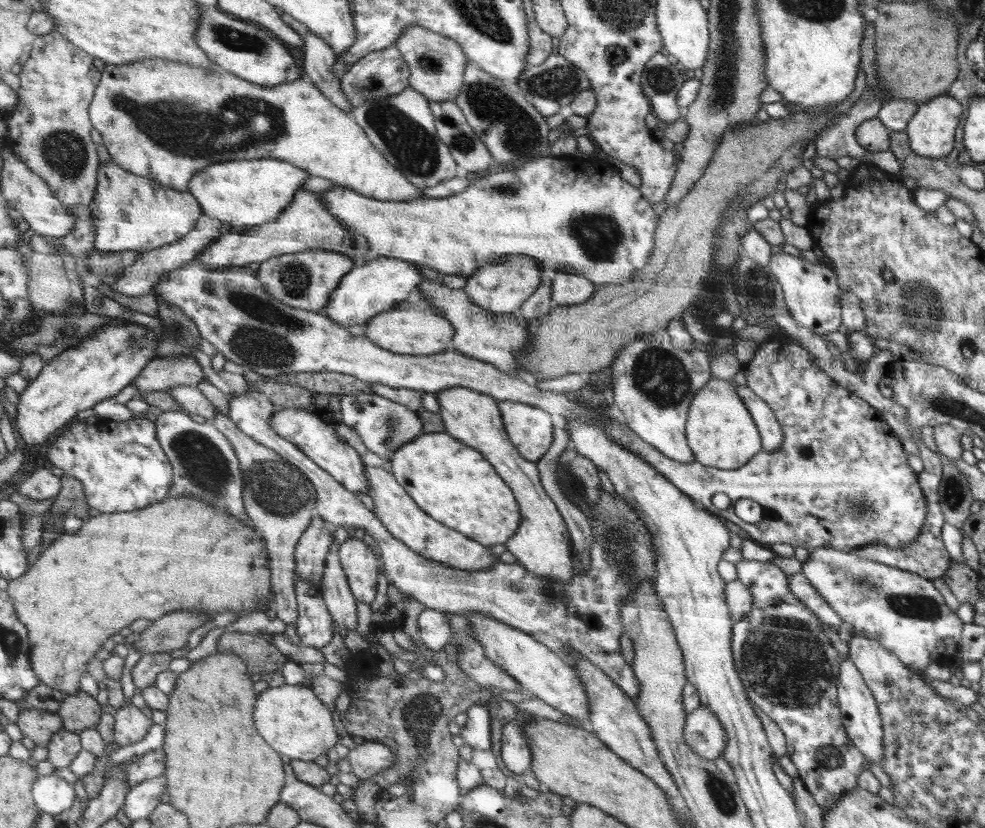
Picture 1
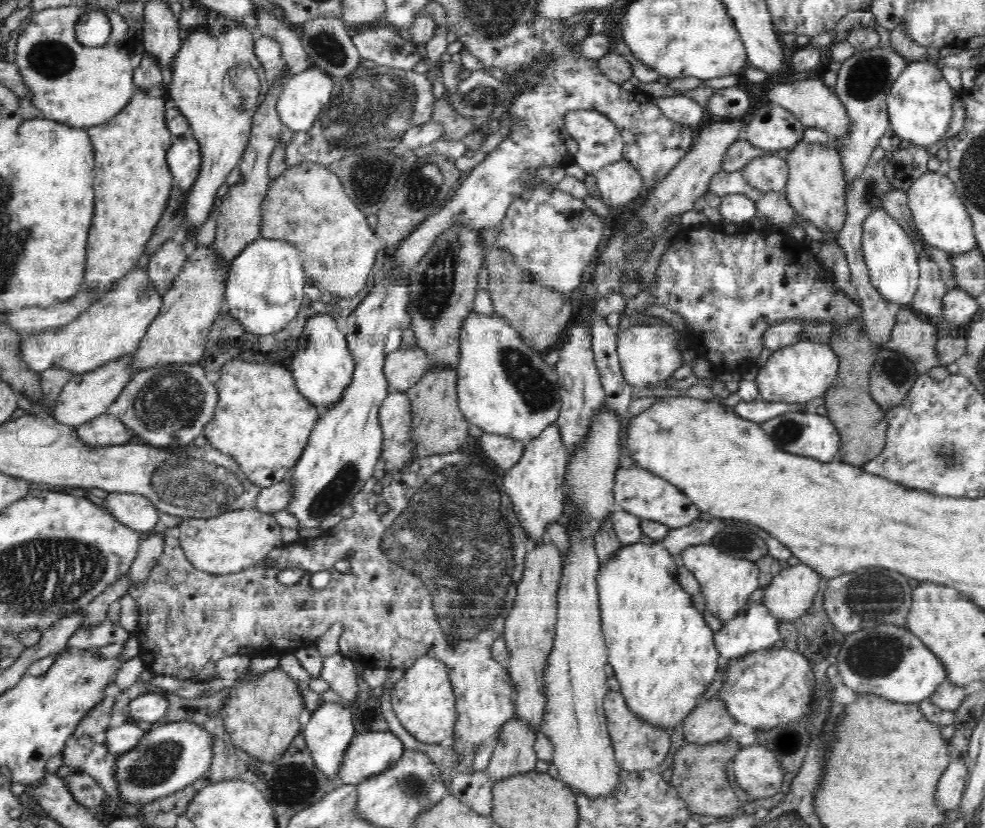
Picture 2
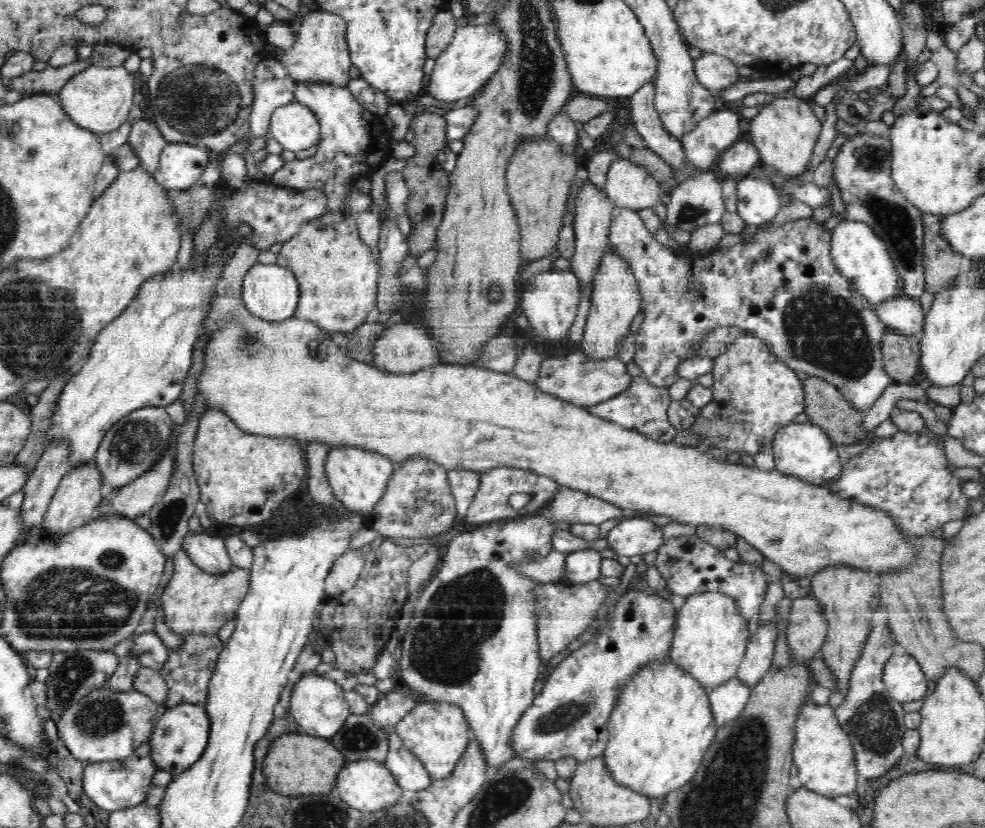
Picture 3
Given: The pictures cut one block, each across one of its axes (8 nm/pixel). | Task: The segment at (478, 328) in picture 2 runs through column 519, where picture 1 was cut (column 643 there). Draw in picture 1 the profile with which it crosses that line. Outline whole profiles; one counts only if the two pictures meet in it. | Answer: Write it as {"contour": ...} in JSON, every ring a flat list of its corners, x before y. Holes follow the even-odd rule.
{"contour":[[665,330,652,331,650,334,642,335,640,339,634,339,632,343,626,343,626,346,622,347,622,351,618,351,617,358,614,358,614,362,610,364,610,372,612,372,611,388,614,394,614,404,624,413,624,420,638,436,642,437,642,440,648,442,648,444,654,445,662,454,673,457,674,460,682,461,682,463,692,463,696,460,693,455,692,449,689,447,688,437,685,435,685,424,688,422,689,407,692,406,693,396,705,386,706,383,710,382,710,354,708,352,702,352,702,350,684,350,678,348,673,344,673,339]]}

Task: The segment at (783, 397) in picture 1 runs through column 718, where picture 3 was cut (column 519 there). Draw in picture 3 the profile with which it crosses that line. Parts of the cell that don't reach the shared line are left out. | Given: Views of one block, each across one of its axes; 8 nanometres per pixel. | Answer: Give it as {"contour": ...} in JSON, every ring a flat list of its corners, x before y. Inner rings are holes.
{"contour":[[502,466,500,468,490,468,486,472,480,475,481,483,479,484,476,496,474,496,468,512,465,515,465,522,469,522,472,525,477,526,482,523,490,523,500,519,510,519,512,516,526,516,530,512,536,512,540,508,545,508,550,502,551,497,558,492,560,485,550,477,542,476,536,473,532,473,528,470,522,470,521,468,512,468],[516,492,524,492,524,494,530,494,529,503,522,509,514,509,508,498]]}

